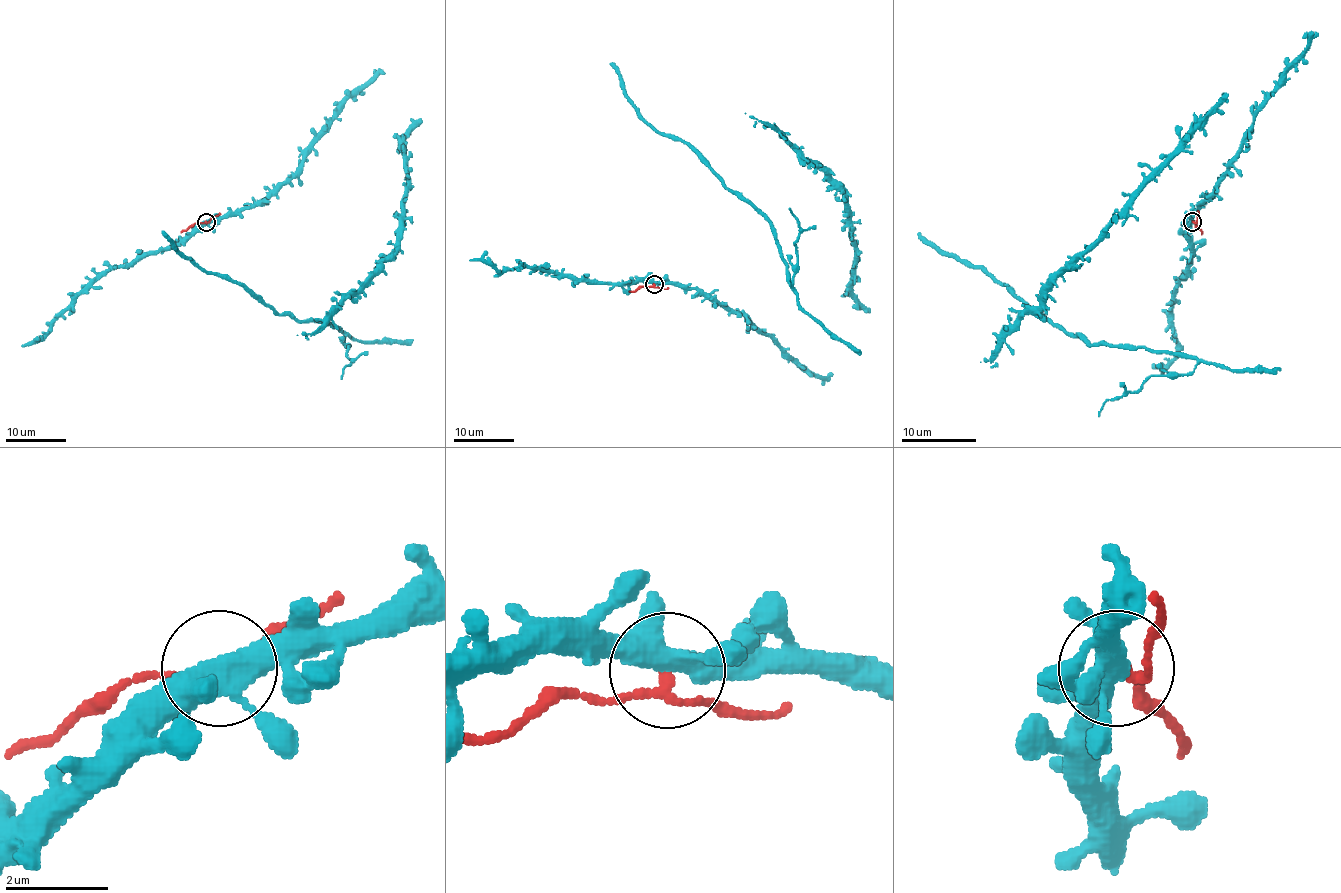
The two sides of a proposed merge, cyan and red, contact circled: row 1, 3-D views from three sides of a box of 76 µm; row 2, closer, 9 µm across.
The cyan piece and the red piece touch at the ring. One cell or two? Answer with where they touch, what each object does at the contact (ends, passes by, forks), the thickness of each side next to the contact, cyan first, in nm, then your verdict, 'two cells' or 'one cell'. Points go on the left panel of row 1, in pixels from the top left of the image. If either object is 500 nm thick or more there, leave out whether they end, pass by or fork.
at (206, 222); cyan forks there; red passes by; 440 nm thick on the cyan side, 150 nm on the other; two cells

